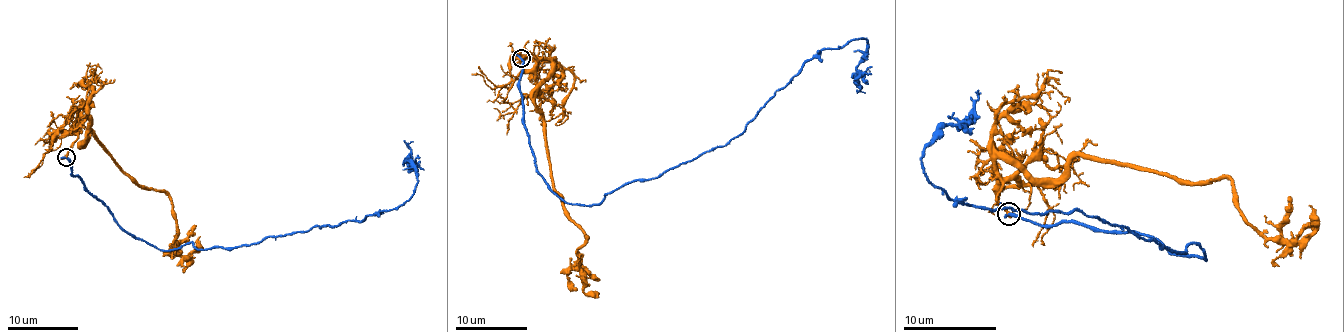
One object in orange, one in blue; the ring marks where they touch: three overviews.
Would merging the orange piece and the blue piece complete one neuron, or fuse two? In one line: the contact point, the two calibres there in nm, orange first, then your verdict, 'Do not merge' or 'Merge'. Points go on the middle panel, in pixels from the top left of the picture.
Place: (521, 58). Thickness 340 nm (orange) against 320 nm. Do not merge

